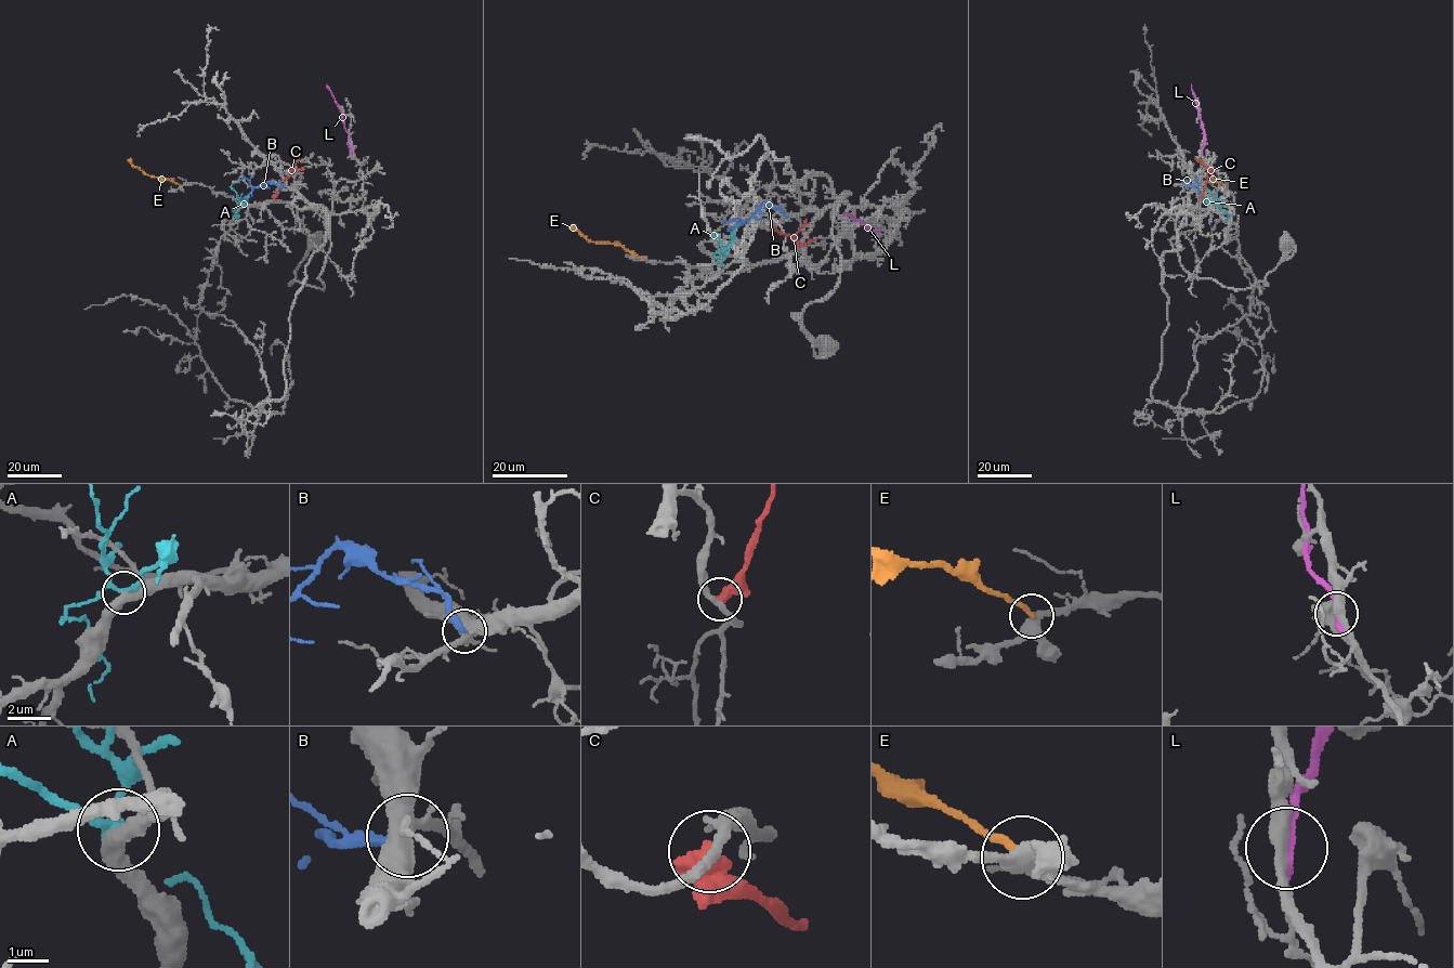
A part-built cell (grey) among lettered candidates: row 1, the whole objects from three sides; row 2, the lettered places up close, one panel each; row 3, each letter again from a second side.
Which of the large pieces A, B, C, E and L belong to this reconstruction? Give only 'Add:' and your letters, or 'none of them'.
Add: none of them

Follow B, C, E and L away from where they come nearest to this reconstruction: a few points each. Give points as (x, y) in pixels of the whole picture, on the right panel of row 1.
B: (1194, 185), (1183, 182), (1197, 187), (1196, 178), (1196, 183)
C: (1200, 197), (1206, 185), (1208, 170), (1194, 158)
E: (1223, 185), (1213, 178), (1200, 158)
L: (1202, 152), (1204, 132), (1191, 83)

